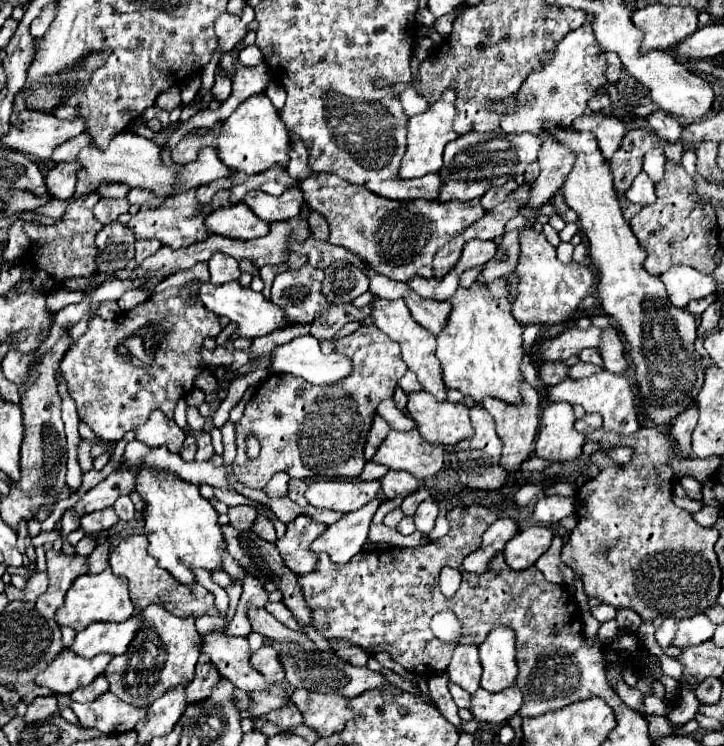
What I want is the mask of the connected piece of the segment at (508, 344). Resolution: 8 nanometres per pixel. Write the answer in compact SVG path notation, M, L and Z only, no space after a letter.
M508 276L494 280L490 286L472 284L470 288L458 288L450 298L452 314L446 328L438 334L436 358L442 364L444 384L454 390L460 390L464 396L470 396L476 404L484 398L498 398L506 404L520 406L520 386L524 384L522 376L522 332L510 312L510 302L506 294L510 292Z

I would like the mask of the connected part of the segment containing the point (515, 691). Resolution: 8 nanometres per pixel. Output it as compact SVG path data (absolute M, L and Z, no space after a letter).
M518 682L504 688L498 694L486 692L484 688L478 688L472 696L472 708L476 720L488 722L488 724L502 724L510 716L514 716L522 706L522 694L518 688Z

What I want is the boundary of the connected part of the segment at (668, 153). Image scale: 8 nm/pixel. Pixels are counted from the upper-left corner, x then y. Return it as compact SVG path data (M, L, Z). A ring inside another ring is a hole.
M668 143L663 146L663 151L668 160L672 160L672 162L681 163L681 157L683 153L683 146L681 144L671 144Z

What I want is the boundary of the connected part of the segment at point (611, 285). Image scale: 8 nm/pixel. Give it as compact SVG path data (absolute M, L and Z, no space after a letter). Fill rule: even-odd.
M552 132L560 142L576 152L576 164L562 186L562 194L566 204L578 212L580 230L590 242L590 258L600 270L598 294L602 308L616 320L616 324L620 324L628 354L636 366L636 380L640 384L642 398L640 406L646 418L654 424L666 426L696 400L704 382L706 368L700 354L694 350L698 330L696 318L688 310L672 306L662 280L644 270L644 248L638 246L630 224L622 216L610 168L600 154L596 138L590 132Z

